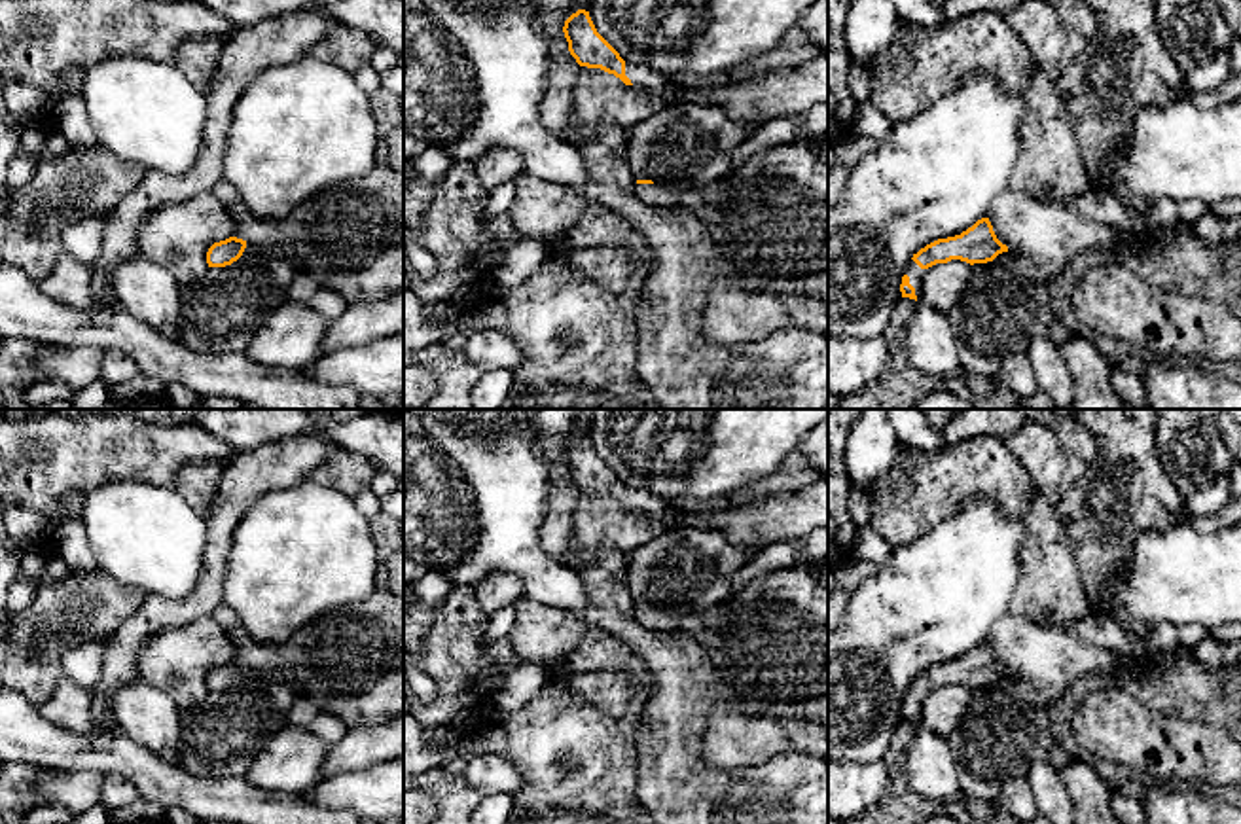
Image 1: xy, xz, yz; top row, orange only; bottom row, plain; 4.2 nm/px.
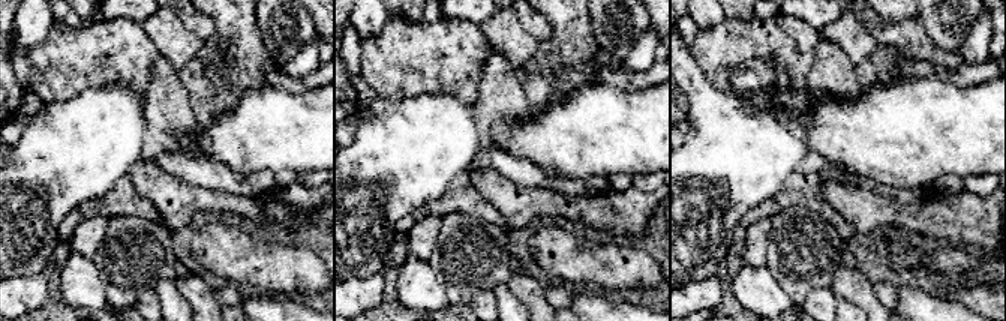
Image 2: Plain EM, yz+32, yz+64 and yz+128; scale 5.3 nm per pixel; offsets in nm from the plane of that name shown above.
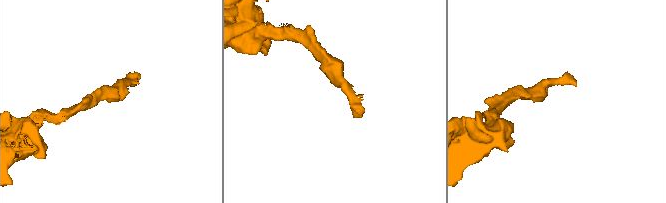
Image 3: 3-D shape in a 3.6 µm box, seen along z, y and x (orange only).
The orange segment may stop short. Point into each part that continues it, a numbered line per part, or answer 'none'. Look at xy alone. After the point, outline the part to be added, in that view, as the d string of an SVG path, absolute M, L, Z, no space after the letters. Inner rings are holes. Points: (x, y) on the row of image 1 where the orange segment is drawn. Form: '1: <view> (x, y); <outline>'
1: xy (349, 237); M381 87L369 97L377 121L377 152L371 172L318 191L286 218L254 220L246 248L286 258L320 288L335 290L347 305L381 299L404 290L404 174L387 159L387 134L404 123L404 97Z

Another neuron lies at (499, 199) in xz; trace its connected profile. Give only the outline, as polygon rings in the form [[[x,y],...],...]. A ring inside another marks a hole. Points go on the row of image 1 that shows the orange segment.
[[[508,180],[506,184],[495,188],[485,199],[485,216],[487,220],[506,214],[512,206],[515,195],[515,180]]]

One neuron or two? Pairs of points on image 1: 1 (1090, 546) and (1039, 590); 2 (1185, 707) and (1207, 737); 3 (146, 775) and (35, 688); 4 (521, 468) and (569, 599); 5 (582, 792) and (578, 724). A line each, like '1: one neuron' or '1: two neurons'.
1: two neurons
2: two neurons
3: two neurons
4: one neuron
5: one neuron

